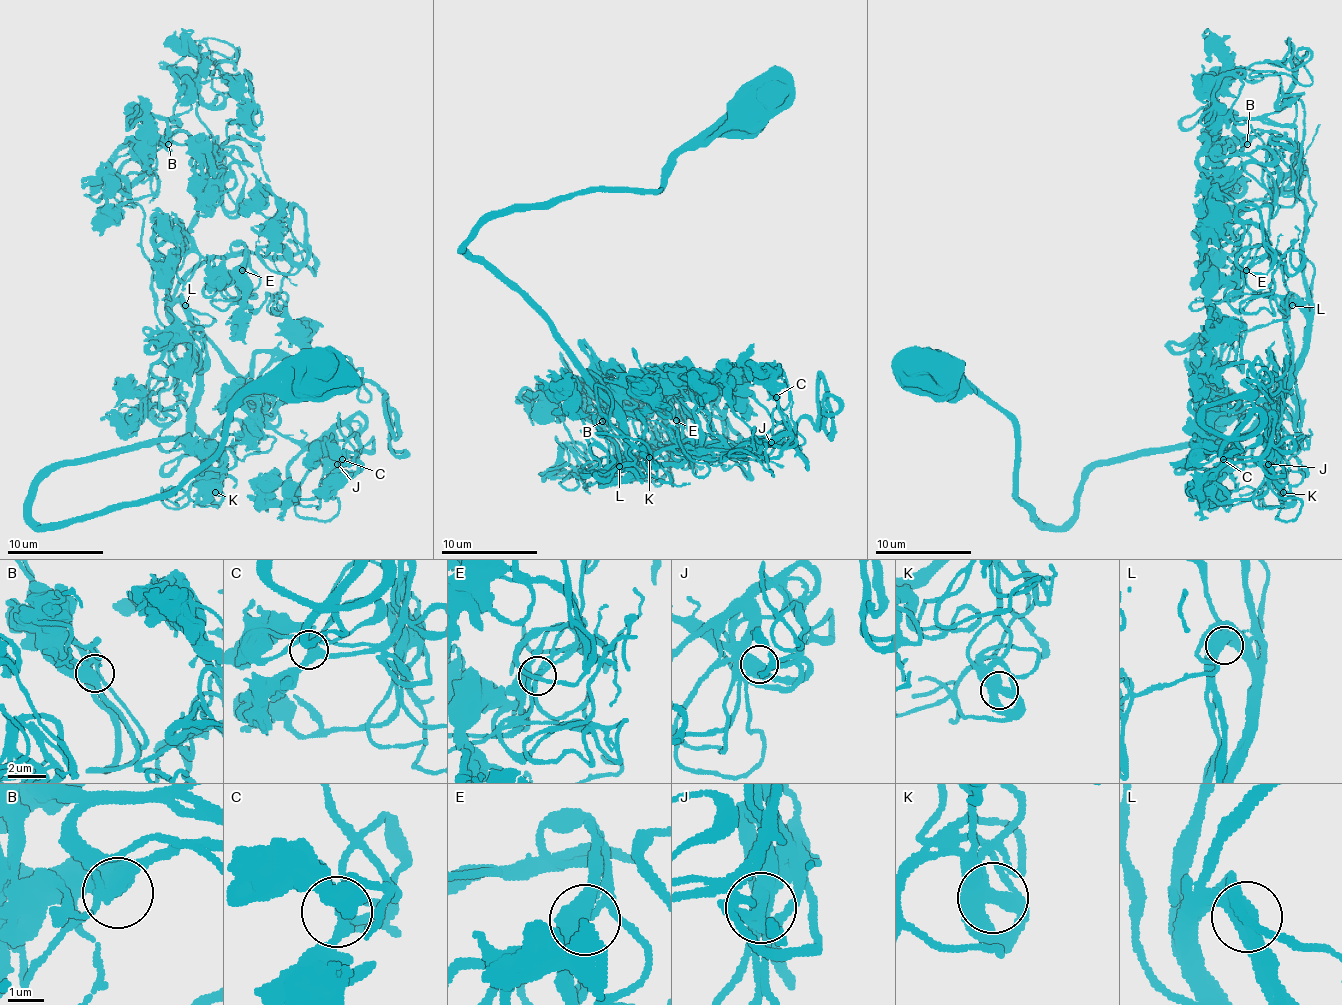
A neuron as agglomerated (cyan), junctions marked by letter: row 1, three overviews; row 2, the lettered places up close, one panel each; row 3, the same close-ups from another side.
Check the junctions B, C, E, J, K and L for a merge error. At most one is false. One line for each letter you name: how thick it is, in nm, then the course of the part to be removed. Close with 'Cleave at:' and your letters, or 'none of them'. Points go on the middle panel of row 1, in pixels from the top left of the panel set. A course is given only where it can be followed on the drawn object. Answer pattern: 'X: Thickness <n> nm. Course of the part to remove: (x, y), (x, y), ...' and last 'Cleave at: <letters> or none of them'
Cleave at: none of them

